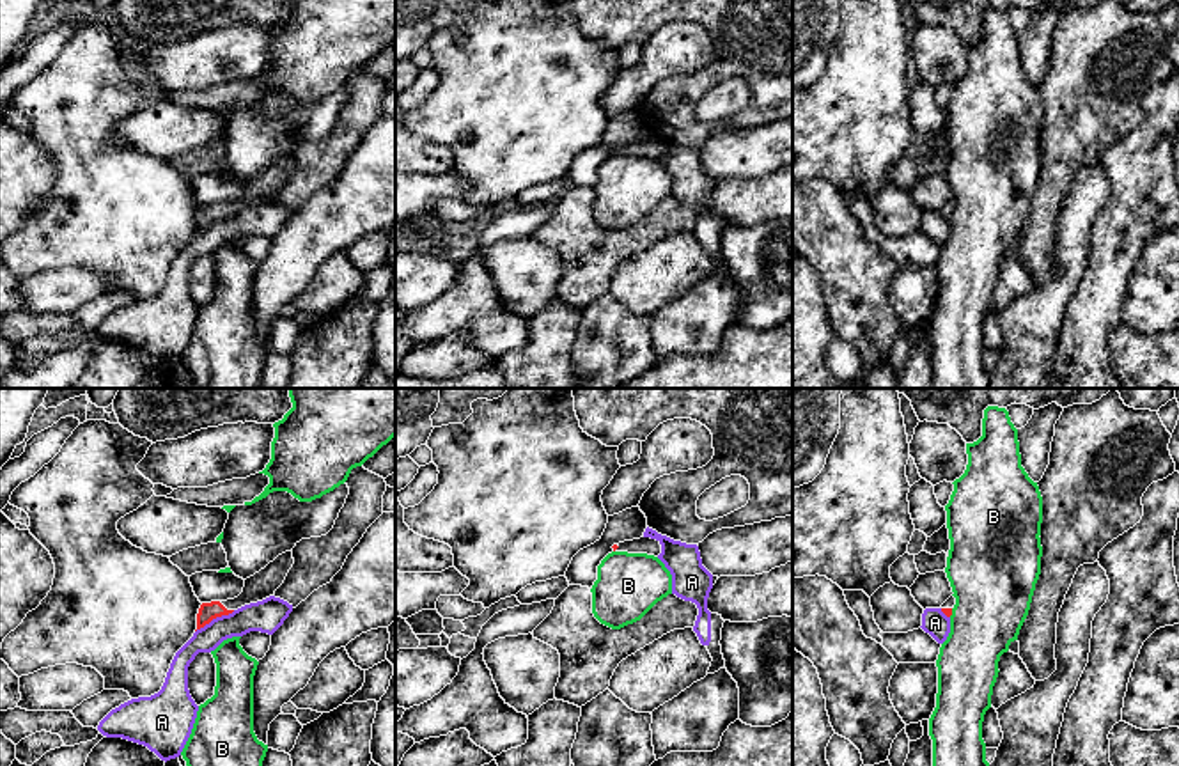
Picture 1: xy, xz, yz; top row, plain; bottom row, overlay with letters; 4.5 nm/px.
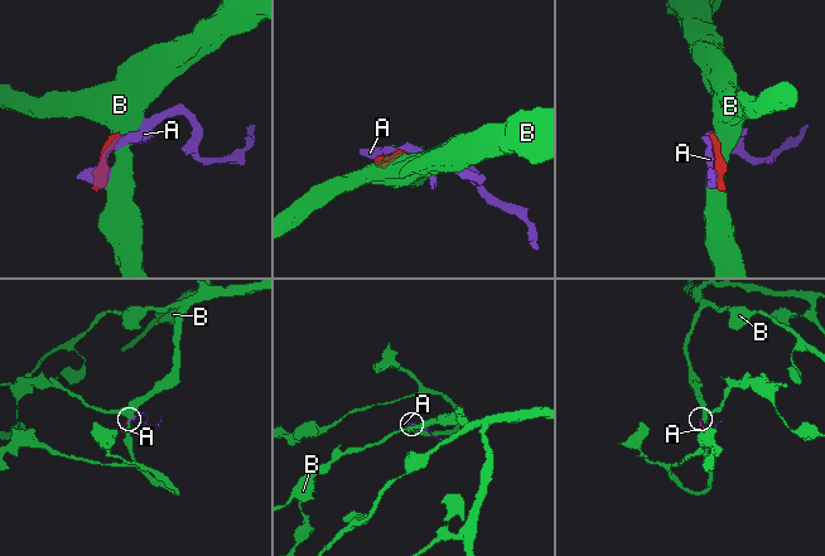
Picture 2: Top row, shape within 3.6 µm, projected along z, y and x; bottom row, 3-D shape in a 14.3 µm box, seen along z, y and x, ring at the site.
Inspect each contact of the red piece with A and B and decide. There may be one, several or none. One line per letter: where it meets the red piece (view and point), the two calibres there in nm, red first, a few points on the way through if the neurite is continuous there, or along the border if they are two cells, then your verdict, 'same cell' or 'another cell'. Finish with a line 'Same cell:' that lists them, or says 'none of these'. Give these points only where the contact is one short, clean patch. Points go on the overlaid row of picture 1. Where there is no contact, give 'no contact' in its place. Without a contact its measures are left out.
A: contact xy (215, 617); calibres 80 and 150 nm; another cell
B: contact yz (951, 612); calibres 40 and 380 nm; another cell
Same cell: none of these

